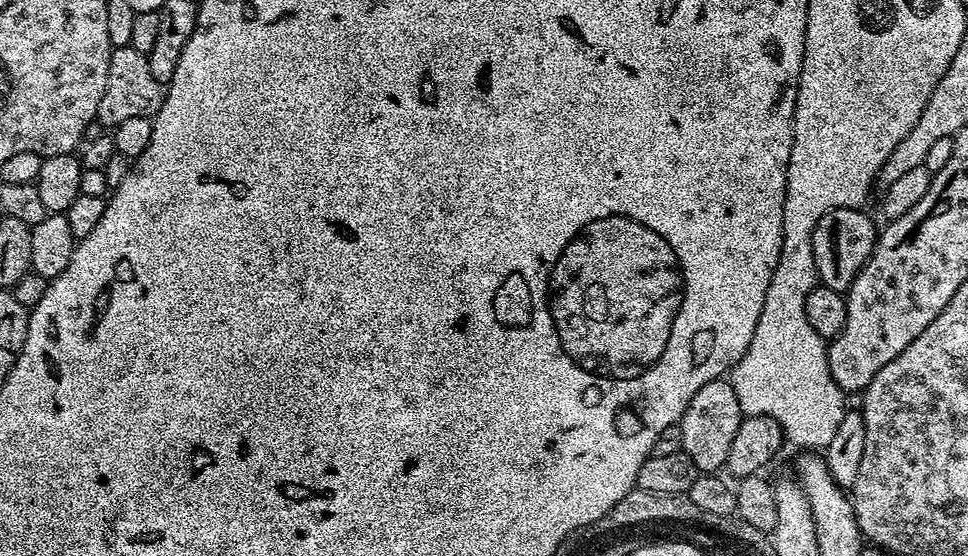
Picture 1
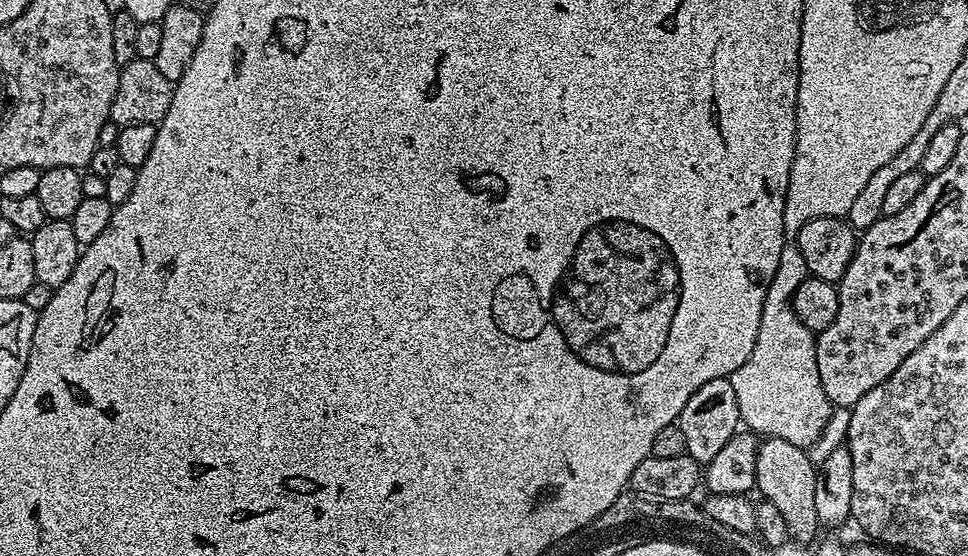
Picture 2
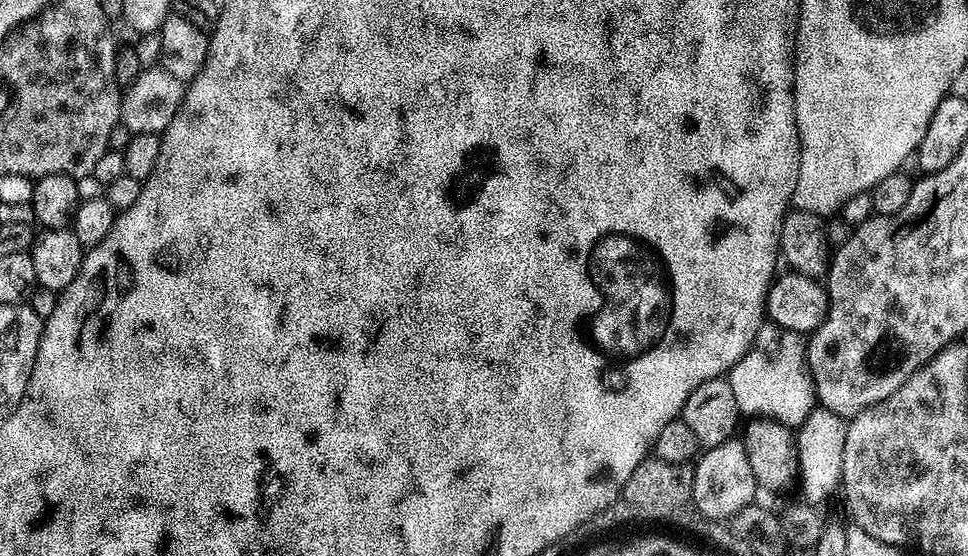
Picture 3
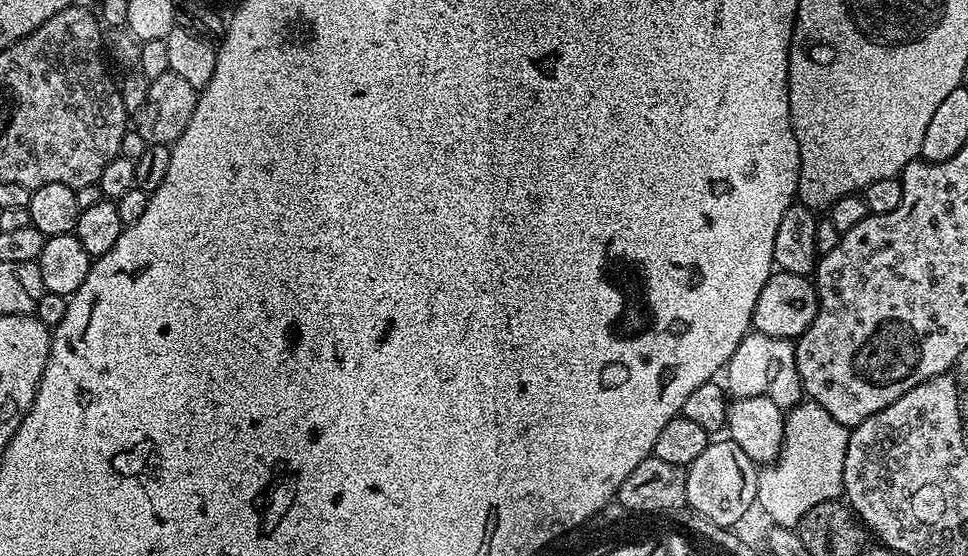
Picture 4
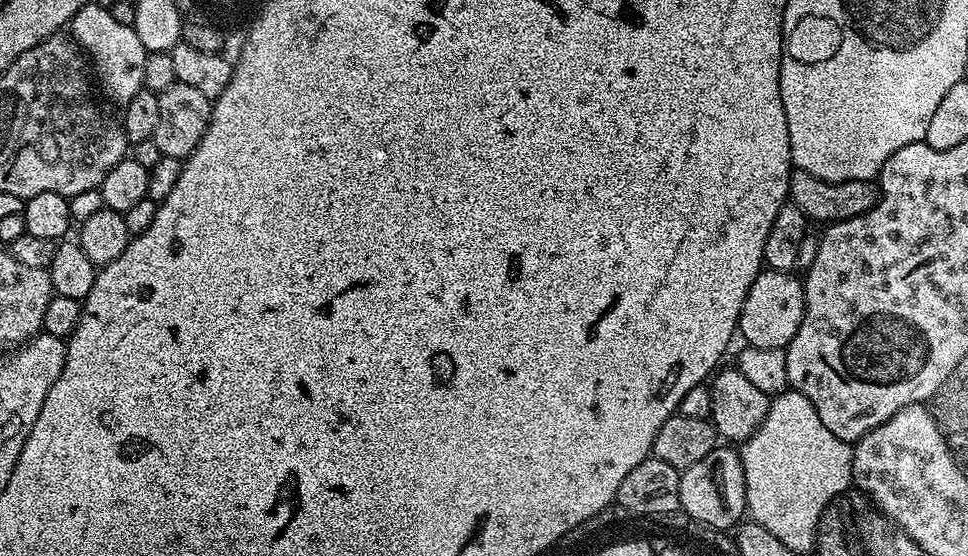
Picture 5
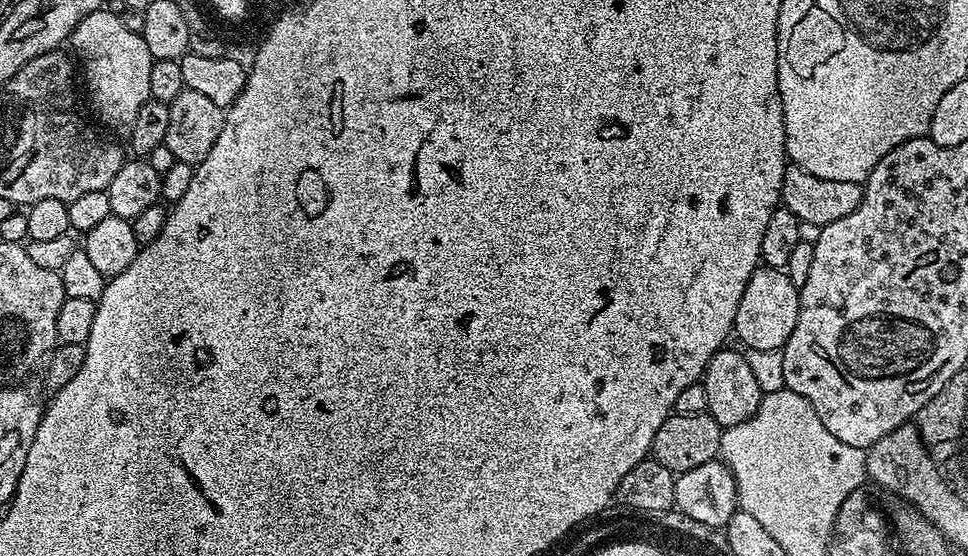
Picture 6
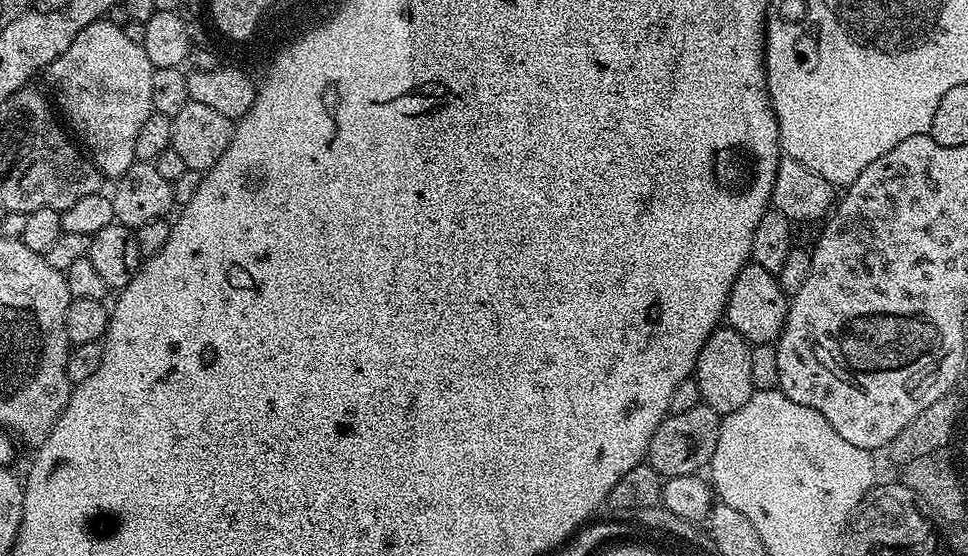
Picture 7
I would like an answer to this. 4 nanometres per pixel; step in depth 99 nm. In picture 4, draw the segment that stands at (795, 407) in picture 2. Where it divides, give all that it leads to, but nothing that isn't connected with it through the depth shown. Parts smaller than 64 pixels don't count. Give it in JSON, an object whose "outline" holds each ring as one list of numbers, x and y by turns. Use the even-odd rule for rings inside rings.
{"outline":[[755,330,749,331,729,358,727,372,726,388,733,397,765,396,785,410,793,408,802,399,800,375,796,366,796,345,791,340,774,338]]}

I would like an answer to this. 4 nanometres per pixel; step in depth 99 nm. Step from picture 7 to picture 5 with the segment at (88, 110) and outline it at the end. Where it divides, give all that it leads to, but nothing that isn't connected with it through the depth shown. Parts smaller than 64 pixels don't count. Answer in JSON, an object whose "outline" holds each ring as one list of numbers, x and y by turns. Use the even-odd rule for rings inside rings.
{"outline":[[93,2,82,6,78,14,74,14,70,25,70,35,86,53,91,67,100,75,100,84,119,102,127,102,144,87,146,74,146,58,148,52,138,39,138,34,130,26,122,26,117,22,112,9,102,9]]}

